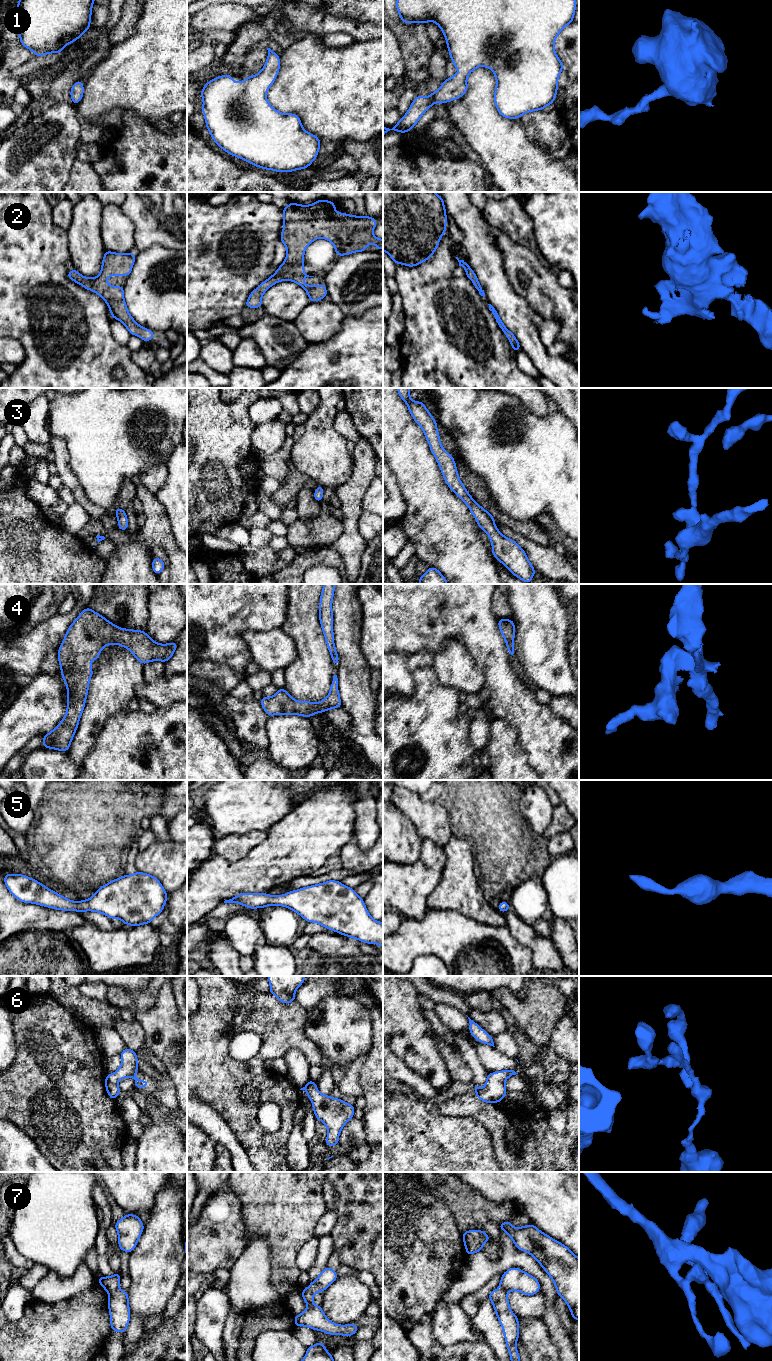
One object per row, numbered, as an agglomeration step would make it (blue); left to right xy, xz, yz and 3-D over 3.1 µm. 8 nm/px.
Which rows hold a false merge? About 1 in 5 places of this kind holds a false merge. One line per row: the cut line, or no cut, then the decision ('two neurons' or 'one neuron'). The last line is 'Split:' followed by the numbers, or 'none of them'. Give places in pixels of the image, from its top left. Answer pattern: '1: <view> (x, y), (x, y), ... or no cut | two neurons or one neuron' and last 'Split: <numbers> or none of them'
1: no cut | one neuron
2: no cut | one neuron
3: no cut | one neuron
4: no cut | one neuron
5: no cut | one neuron
6: no cut | one neuron
7: xy (118, 1289), (109, 1294) | two neurons
Split: 7

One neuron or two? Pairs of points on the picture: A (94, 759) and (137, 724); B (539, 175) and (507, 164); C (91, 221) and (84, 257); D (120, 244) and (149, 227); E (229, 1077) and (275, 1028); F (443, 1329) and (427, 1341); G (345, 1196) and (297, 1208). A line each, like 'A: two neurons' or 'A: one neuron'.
A: one neuron
B: one neuron
C: one neuron
D: two neurons
E: one neuron
F: two neurons
G: two neurons

